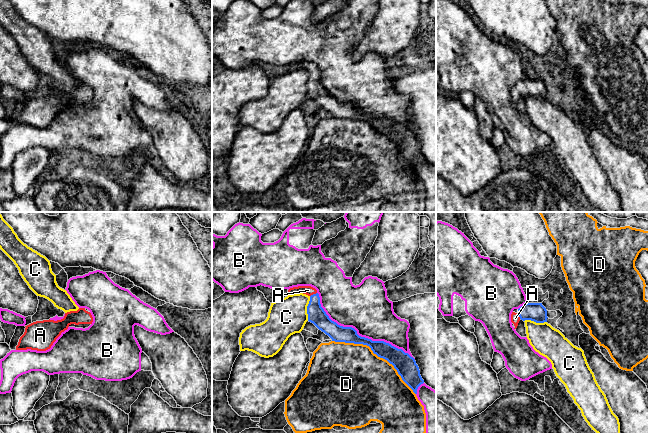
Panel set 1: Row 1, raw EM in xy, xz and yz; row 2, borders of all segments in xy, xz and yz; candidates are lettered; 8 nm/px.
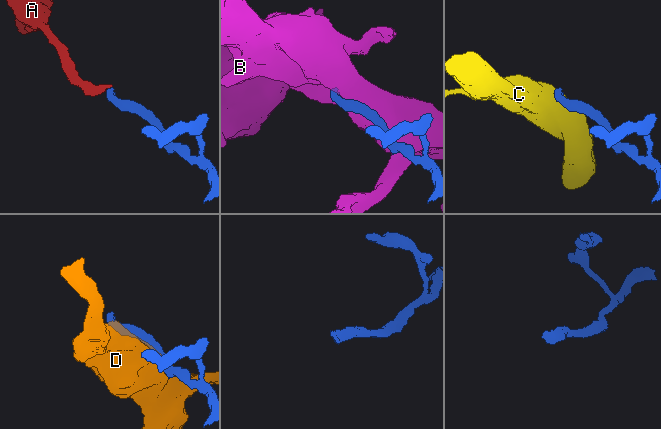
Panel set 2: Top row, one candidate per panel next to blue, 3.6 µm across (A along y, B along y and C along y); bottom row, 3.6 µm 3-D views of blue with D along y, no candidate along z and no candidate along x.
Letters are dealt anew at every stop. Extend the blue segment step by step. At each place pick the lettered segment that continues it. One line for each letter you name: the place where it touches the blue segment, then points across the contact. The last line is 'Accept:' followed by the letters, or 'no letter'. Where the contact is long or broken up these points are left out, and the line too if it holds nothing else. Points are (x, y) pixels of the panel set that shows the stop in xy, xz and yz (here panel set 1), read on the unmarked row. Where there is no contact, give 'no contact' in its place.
A: meets blue in xz at (313, 70); runs through xz (316, 90), (313, 70), (308, 66)
Accept: A

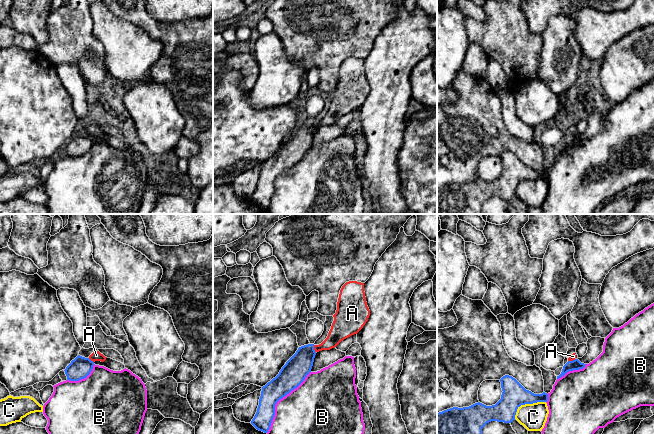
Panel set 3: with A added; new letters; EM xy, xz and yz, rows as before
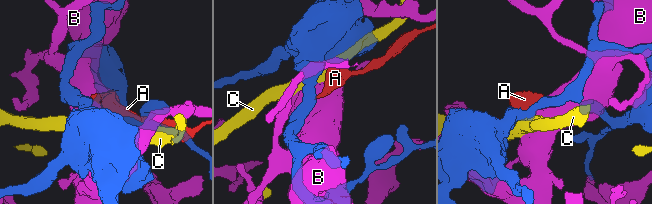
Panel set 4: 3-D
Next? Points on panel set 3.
Accept: no letter

